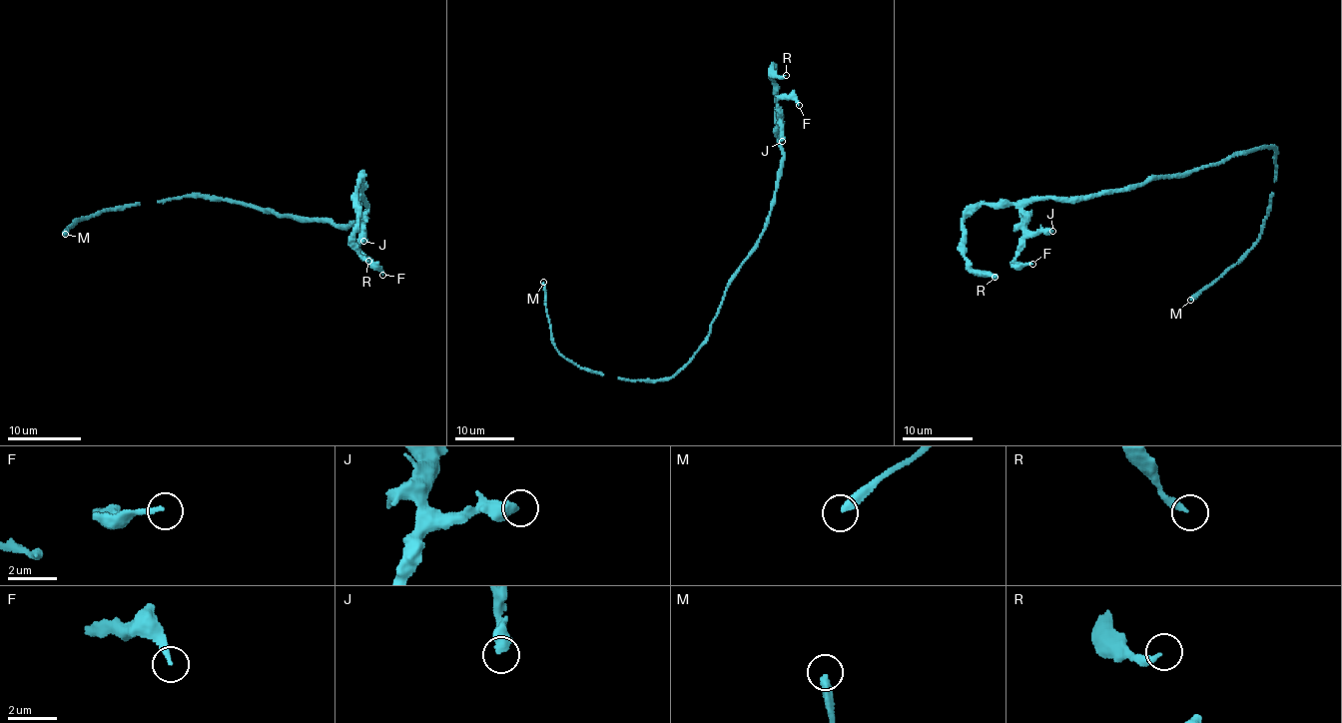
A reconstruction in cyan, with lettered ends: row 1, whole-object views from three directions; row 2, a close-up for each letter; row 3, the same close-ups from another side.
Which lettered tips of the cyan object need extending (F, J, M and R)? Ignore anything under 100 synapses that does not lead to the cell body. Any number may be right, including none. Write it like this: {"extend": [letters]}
{"extend": ["M"]}

